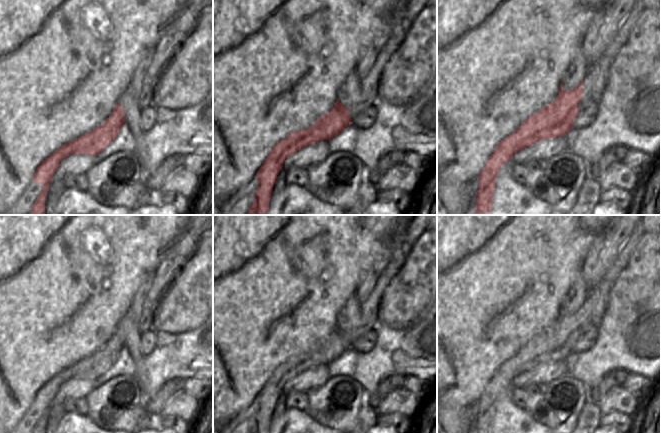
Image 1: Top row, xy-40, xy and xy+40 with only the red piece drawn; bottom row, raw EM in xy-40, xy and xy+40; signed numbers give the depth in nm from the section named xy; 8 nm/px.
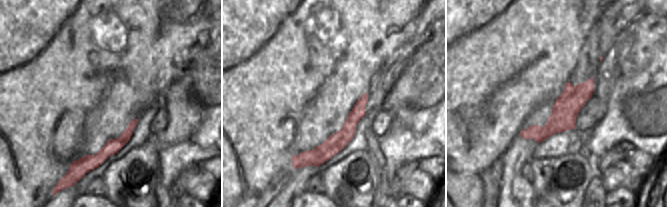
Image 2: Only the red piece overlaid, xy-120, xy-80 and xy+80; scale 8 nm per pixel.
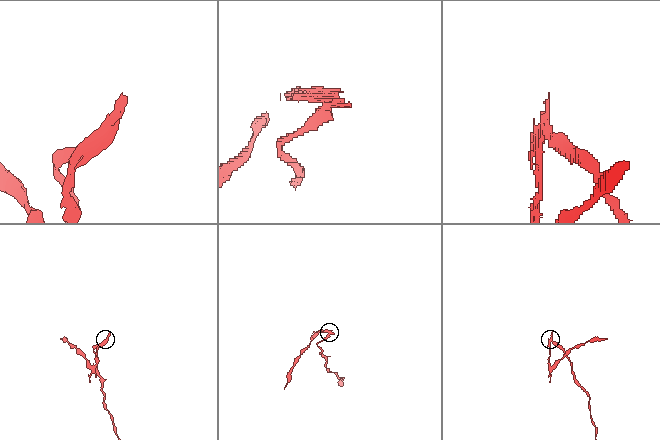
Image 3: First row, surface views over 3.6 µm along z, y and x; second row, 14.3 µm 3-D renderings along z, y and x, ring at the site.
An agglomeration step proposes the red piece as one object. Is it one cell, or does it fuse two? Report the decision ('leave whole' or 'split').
split

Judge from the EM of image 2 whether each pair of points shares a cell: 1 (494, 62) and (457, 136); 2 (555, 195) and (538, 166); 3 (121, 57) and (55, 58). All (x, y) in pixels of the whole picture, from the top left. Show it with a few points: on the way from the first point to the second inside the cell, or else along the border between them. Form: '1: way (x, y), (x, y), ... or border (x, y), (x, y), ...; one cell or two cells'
1: way (537, 49), (549, 56), (497, 108), (492, 128); one cell
2: way (547, 190), (546, 180), (540, 174); one cell
3: way (105, 57), (71, 57); one cell

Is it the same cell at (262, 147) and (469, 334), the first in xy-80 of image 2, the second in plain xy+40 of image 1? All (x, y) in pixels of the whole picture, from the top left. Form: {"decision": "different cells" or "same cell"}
{"decision": "same cell"}

